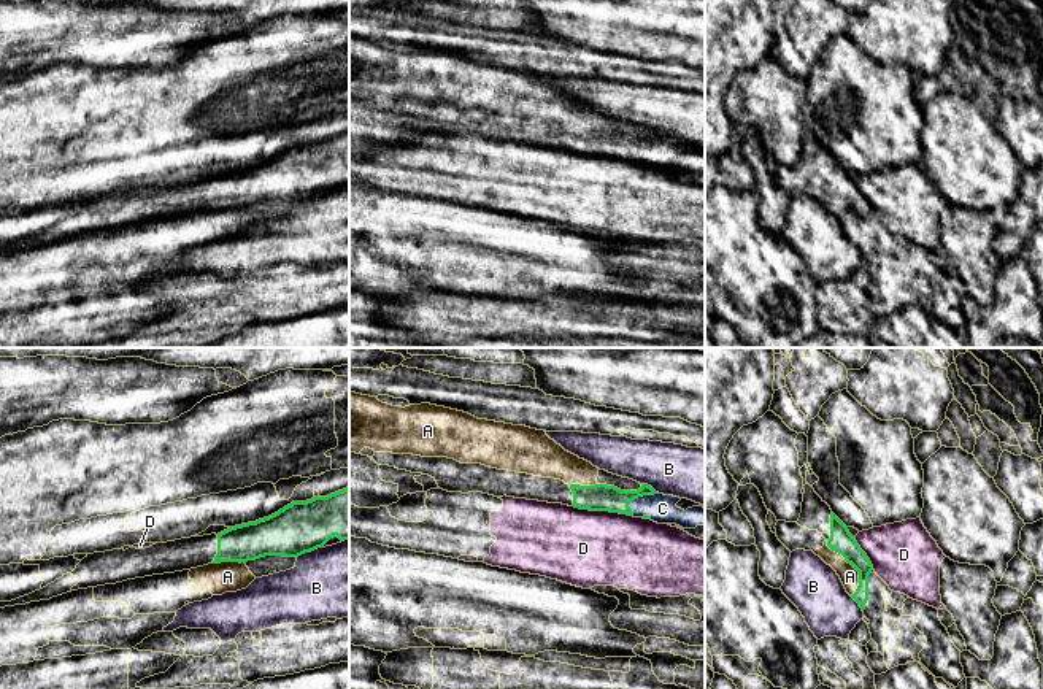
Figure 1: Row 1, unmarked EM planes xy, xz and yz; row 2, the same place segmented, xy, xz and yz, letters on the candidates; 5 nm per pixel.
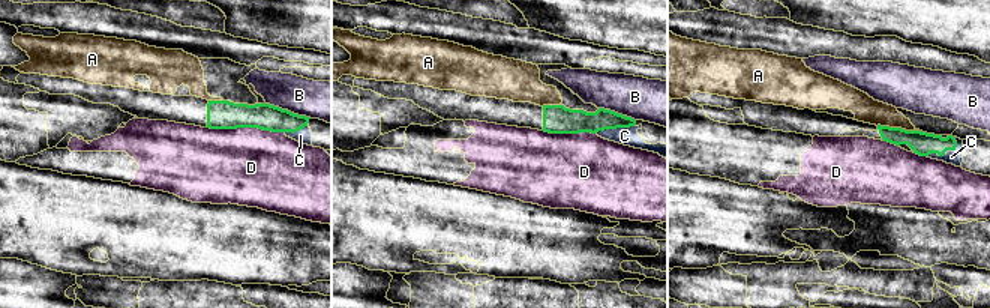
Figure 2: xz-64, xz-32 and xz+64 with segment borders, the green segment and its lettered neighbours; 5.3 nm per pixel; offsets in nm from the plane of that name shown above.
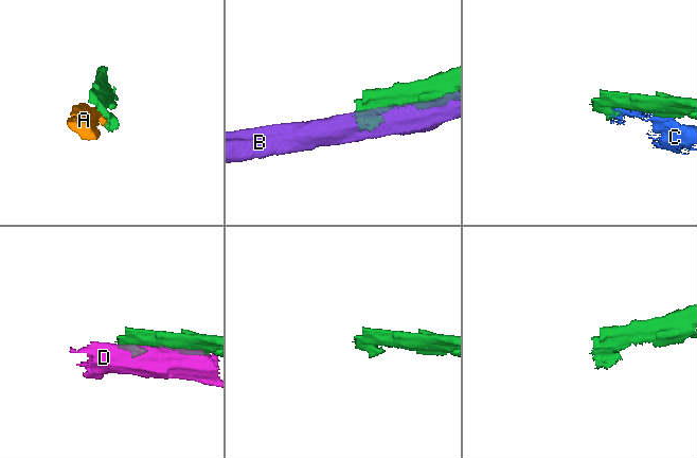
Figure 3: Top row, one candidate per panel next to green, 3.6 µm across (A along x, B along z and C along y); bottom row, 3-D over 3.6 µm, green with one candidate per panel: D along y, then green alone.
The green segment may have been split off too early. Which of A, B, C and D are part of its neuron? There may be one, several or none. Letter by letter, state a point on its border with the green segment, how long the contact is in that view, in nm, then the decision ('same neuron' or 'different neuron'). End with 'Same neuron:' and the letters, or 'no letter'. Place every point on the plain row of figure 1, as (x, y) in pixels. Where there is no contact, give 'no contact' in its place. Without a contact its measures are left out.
A: yz (853, 210) | 300 nm | same neuron
B: xy (308, 196) | 140 nm | different neuron
C: xz (637, 142) | 180 nm | different neuron
D: xz (602, 154) | 300 nm | different neuron
Same neuron: A

